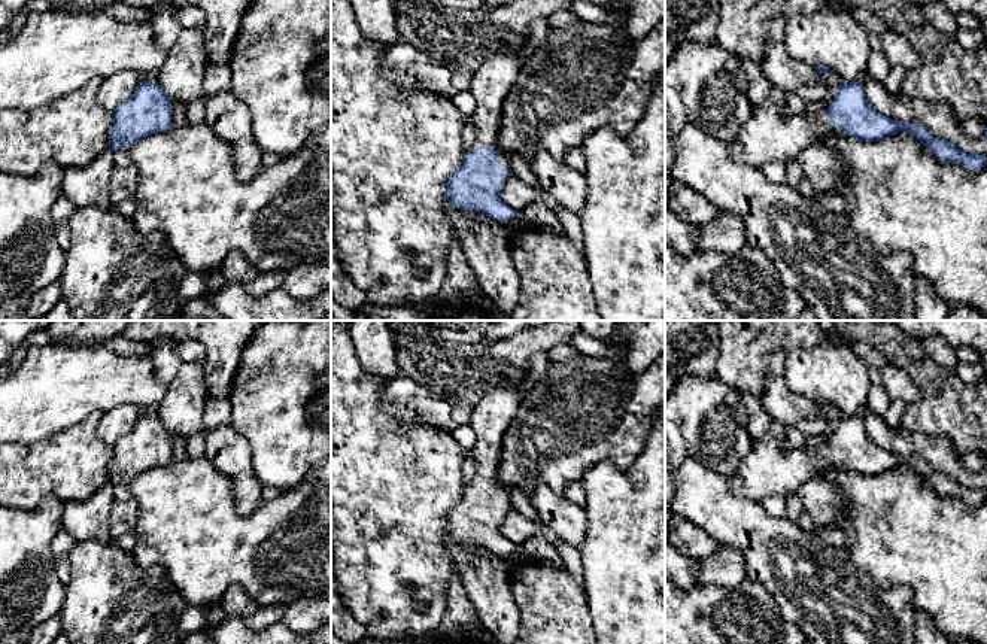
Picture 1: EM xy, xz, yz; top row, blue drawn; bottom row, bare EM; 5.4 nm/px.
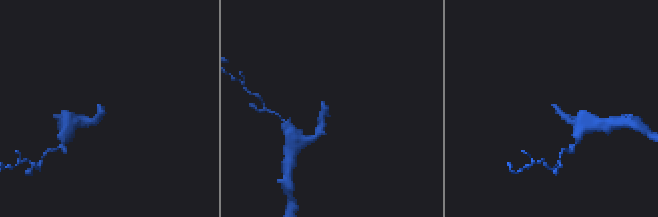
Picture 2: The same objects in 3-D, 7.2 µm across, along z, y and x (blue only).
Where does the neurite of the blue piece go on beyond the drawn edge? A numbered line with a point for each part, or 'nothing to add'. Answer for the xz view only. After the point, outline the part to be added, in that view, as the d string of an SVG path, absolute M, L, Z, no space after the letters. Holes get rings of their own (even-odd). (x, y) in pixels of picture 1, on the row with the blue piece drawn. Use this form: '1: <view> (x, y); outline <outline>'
1: xz (492, 79); outline M520 51L494 52L473 70L468 89L476 100L476 110L468 116L468 122L473 124L477 133L470 151L479 146L492 148L504 168L504 180L508 179L508 157L498 148L496 140L504 100L514 85L522 67L519 52Z

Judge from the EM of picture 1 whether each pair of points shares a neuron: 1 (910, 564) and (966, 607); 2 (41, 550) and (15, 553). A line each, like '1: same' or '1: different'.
1: same
2: same

